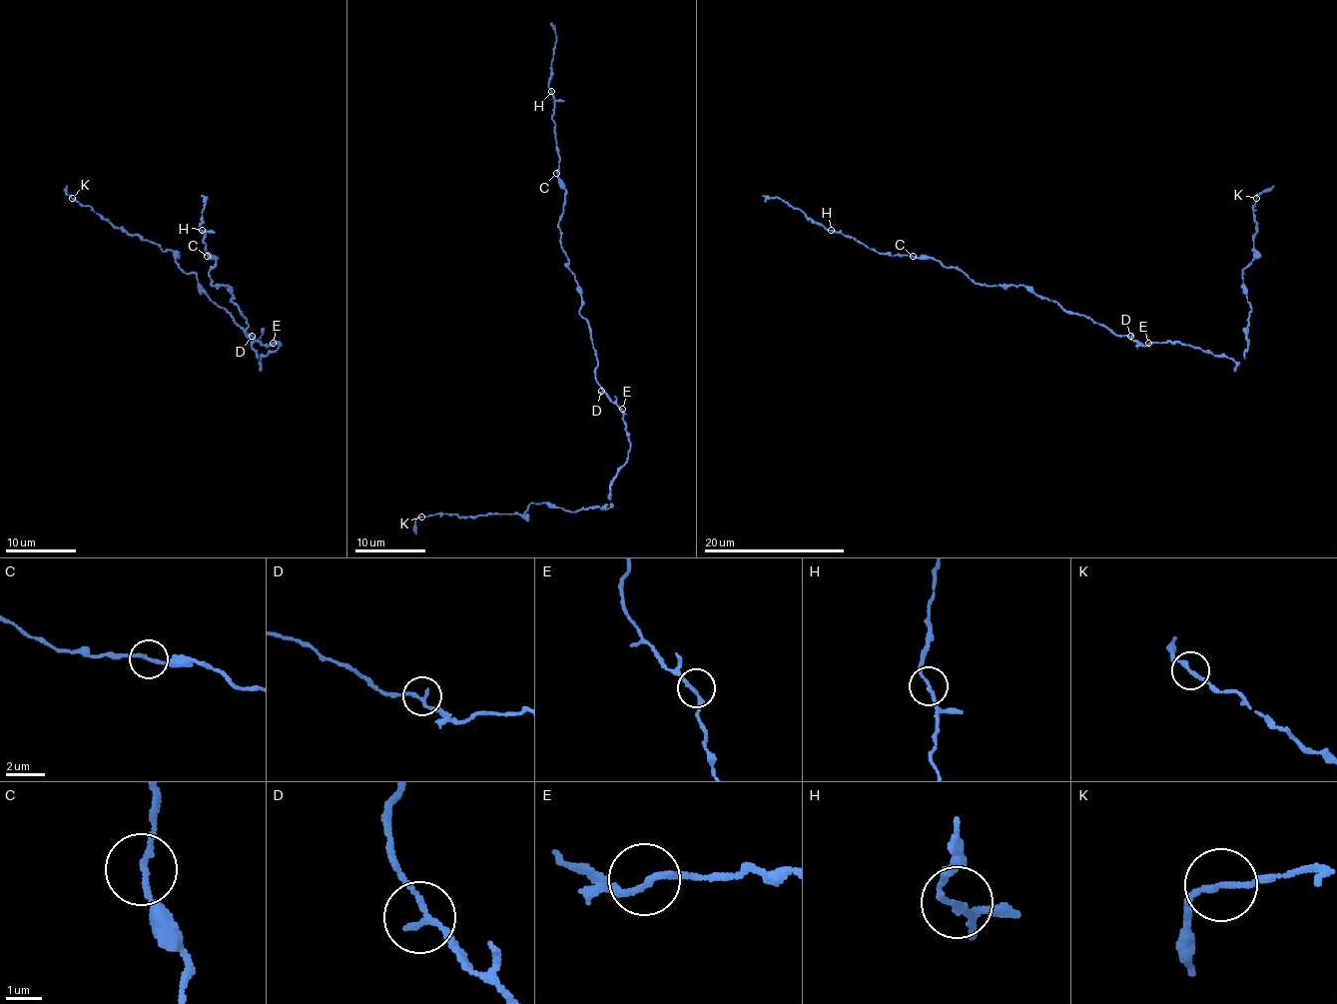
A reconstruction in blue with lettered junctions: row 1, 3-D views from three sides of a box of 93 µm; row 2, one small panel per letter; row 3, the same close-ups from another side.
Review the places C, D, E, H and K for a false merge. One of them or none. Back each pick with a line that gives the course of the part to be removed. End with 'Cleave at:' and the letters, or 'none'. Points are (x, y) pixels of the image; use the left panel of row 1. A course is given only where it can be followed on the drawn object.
Cleave at: none

